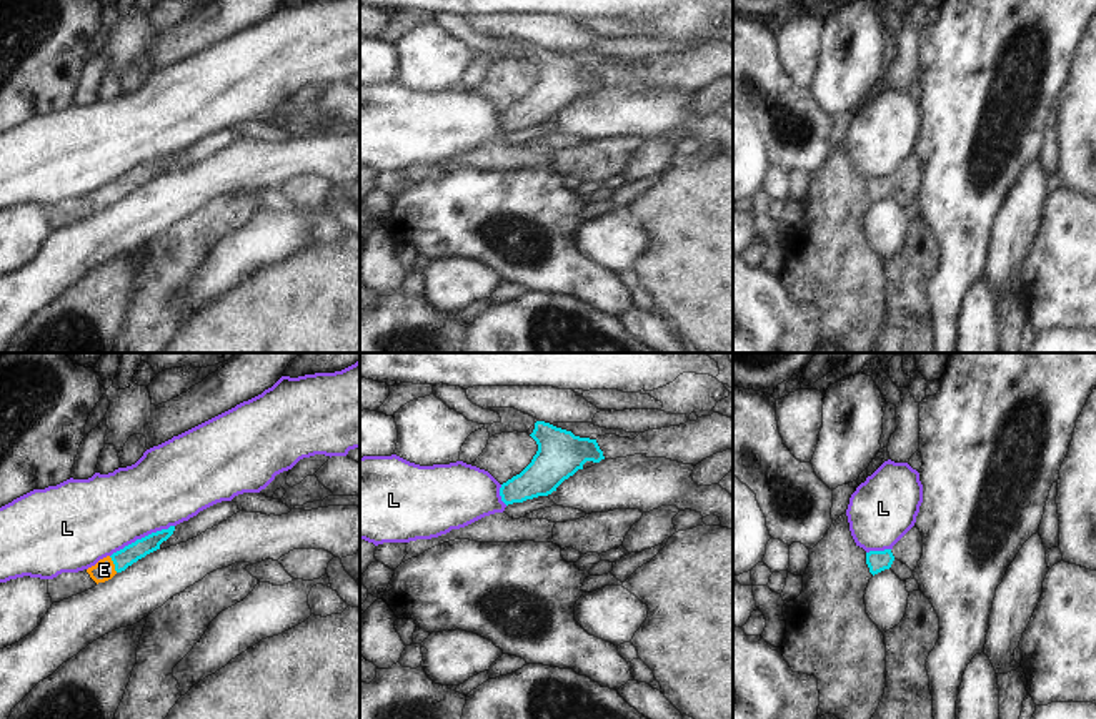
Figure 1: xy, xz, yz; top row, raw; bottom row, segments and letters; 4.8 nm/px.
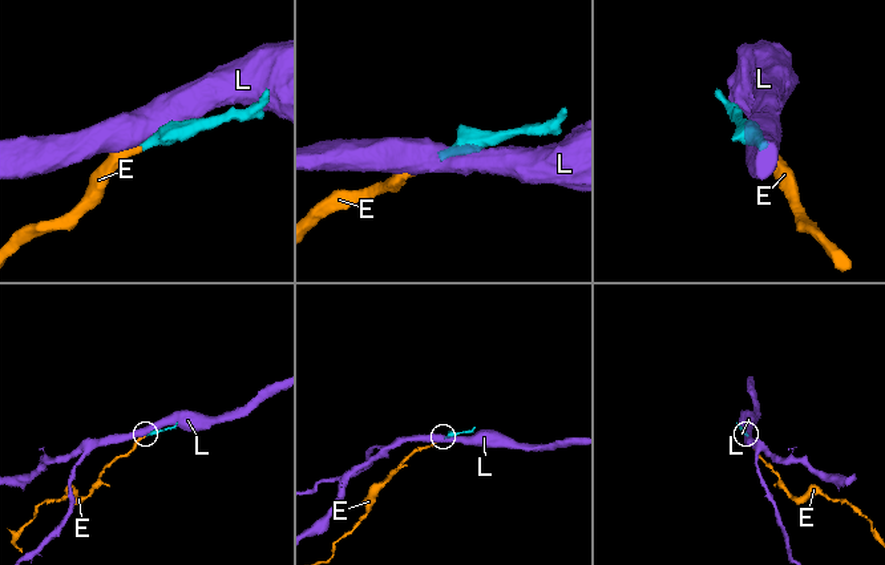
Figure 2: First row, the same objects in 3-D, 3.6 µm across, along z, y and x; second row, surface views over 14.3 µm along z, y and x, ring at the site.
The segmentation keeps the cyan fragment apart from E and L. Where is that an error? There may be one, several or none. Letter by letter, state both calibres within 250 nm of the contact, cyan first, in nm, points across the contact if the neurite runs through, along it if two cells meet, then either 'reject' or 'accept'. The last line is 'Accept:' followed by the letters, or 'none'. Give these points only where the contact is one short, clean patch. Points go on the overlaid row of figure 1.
E: 90/100 nm | across xy (124, 558), (114, 563), (104, 570) | accept
L: 90/380 nm | reject
Accept: E

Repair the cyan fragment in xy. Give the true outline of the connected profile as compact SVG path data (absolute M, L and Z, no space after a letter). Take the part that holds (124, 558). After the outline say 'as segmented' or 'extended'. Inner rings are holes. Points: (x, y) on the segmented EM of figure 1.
M175 526L152 533L123 549L100 559L95 566L88 568L87 573L98 584L112 579L117 573L125 571L128 566L145 558L147 554L160 549L160 544L167 541L175 531Z; extended

